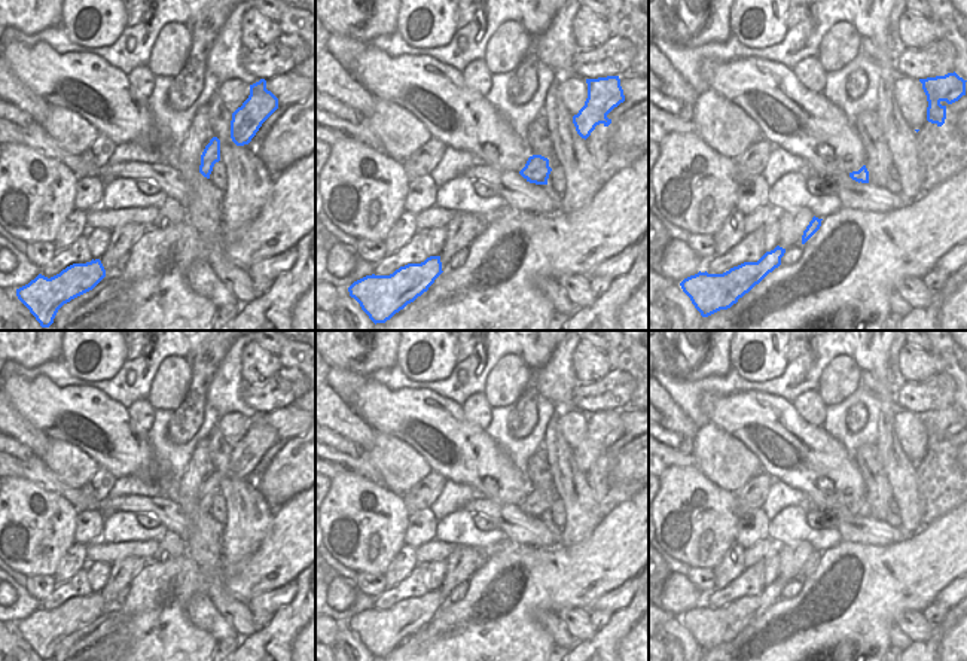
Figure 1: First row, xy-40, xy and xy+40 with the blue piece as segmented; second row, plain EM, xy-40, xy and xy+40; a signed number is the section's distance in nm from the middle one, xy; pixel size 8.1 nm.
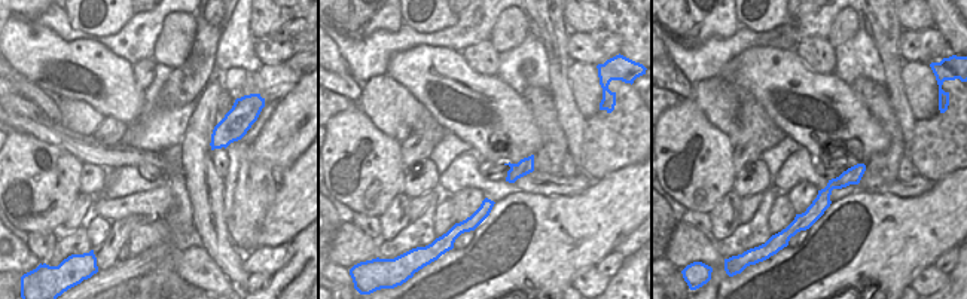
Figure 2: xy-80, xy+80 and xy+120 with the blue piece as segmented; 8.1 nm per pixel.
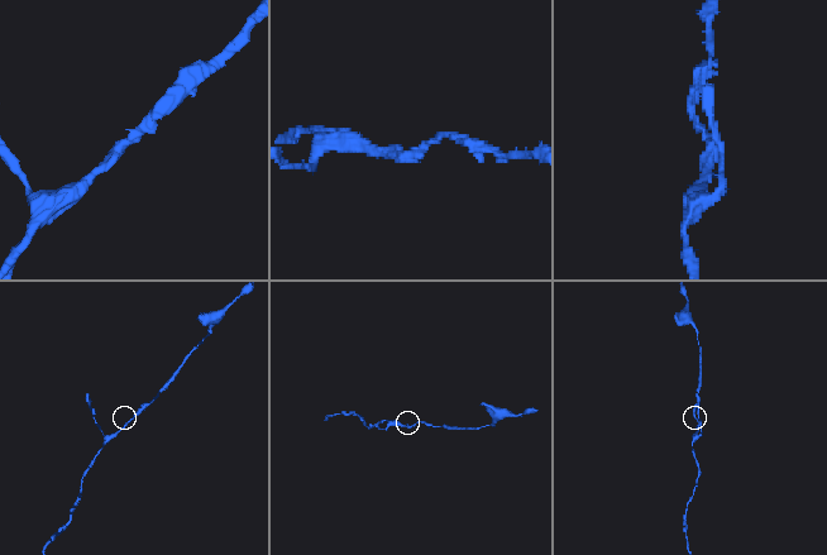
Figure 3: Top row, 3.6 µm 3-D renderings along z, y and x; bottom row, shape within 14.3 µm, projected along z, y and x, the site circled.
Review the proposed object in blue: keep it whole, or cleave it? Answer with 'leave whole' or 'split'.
leave whole

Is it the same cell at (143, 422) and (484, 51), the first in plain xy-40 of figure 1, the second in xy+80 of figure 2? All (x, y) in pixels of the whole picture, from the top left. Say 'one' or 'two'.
one

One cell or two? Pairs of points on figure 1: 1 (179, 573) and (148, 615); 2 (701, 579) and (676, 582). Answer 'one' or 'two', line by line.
1: one
2: two

